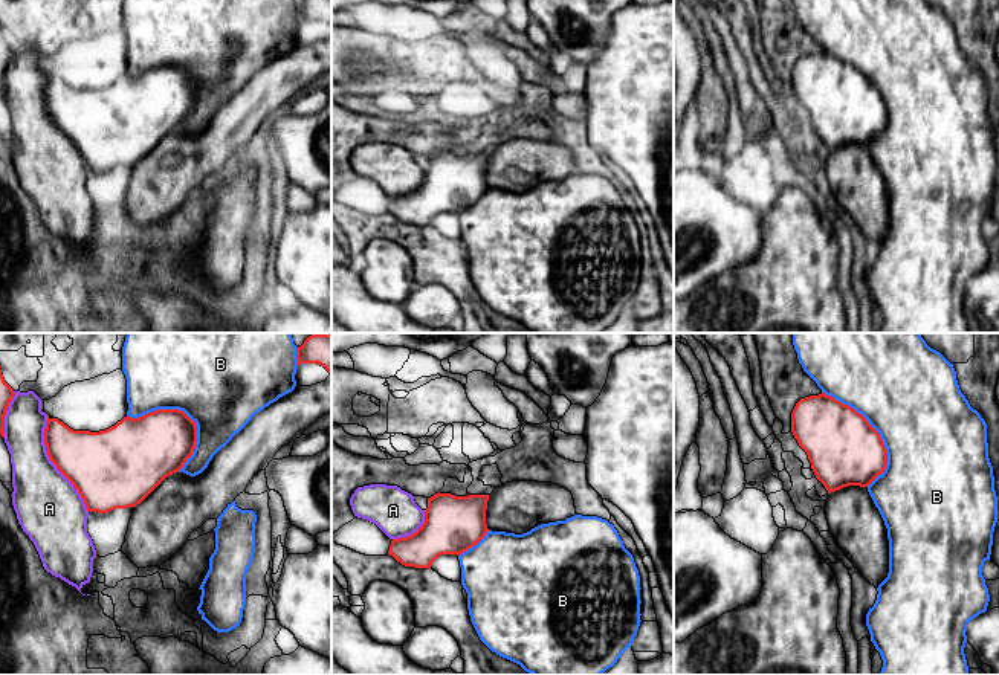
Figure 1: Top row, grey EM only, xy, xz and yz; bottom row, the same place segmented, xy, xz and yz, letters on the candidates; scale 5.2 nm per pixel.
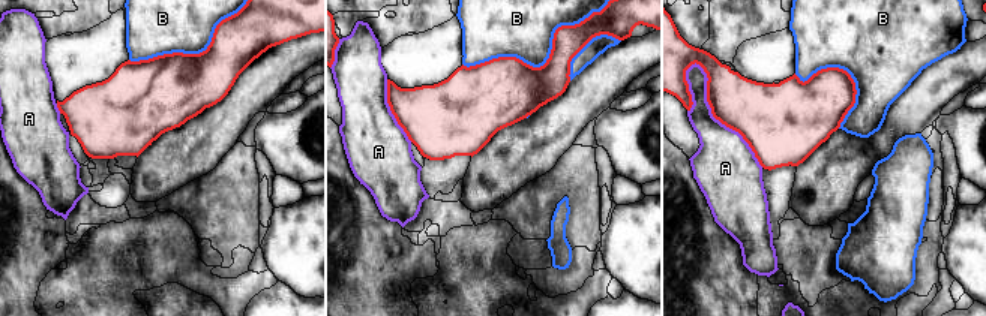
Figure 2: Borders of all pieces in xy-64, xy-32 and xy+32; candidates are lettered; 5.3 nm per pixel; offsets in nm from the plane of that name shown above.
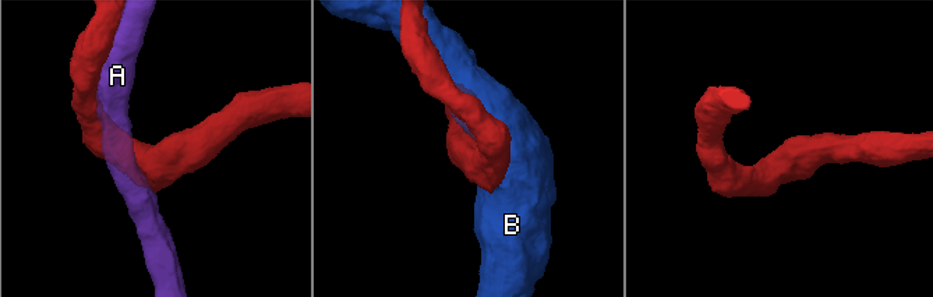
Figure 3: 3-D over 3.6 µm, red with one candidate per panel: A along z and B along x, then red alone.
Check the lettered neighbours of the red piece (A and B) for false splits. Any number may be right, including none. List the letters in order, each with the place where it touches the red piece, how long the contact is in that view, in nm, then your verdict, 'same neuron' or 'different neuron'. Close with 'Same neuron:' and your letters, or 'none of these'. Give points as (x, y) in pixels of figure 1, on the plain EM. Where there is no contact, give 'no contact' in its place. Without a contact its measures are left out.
A: contact xy (54, 121); length 550 nm; different neuron
B: contact xy (176, 67); length 400 nm; different neuron
Same neuron: none of these

